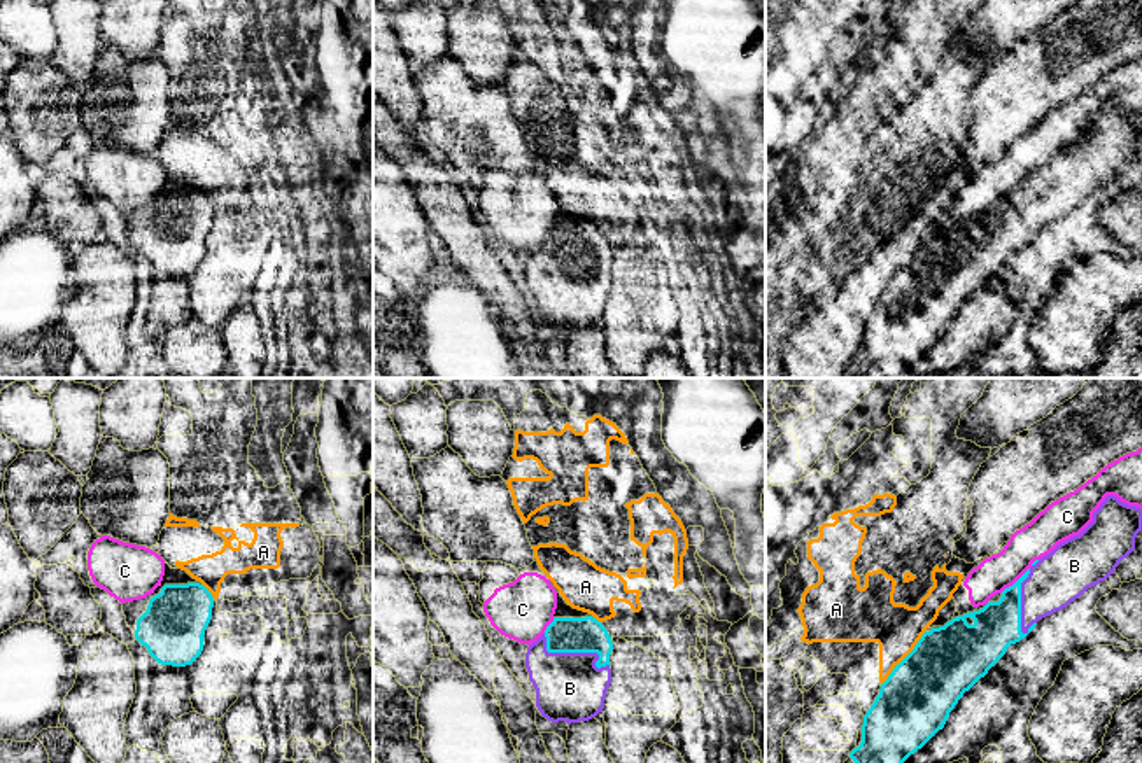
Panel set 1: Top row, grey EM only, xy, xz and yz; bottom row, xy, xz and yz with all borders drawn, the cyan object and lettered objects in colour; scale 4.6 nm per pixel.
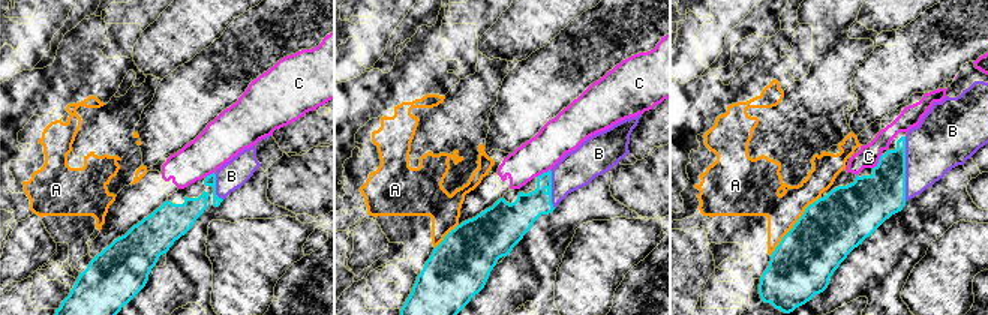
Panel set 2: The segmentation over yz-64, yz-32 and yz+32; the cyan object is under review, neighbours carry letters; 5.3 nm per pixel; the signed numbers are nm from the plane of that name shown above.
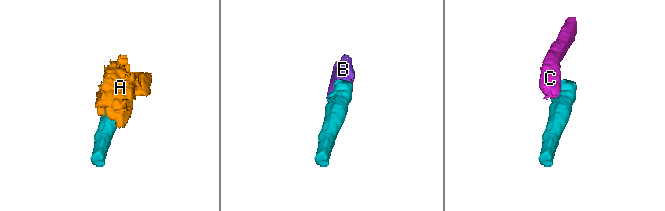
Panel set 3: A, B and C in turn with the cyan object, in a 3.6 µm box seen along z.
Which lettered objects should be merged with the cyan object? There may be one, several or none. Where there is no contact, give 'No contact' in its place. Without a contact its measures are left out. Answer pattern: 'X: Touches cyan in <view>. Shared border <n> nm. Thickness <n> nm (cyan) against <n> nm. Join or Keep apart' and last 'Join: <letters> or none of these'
A: Touches cyan in yz. Shared border 320 nm. Thickness 340 nm (cyan) against 240 nm. Keep apart
B: Touches cyan in xz. Shared border 340 nm. Thickness 160 nm (cyan) against 300 nm. Join
C: Touches cyan in yz. Shared border 180 nm. Thickness 220 nm (cyan) against 170 nm. Keep apart
Join: B

